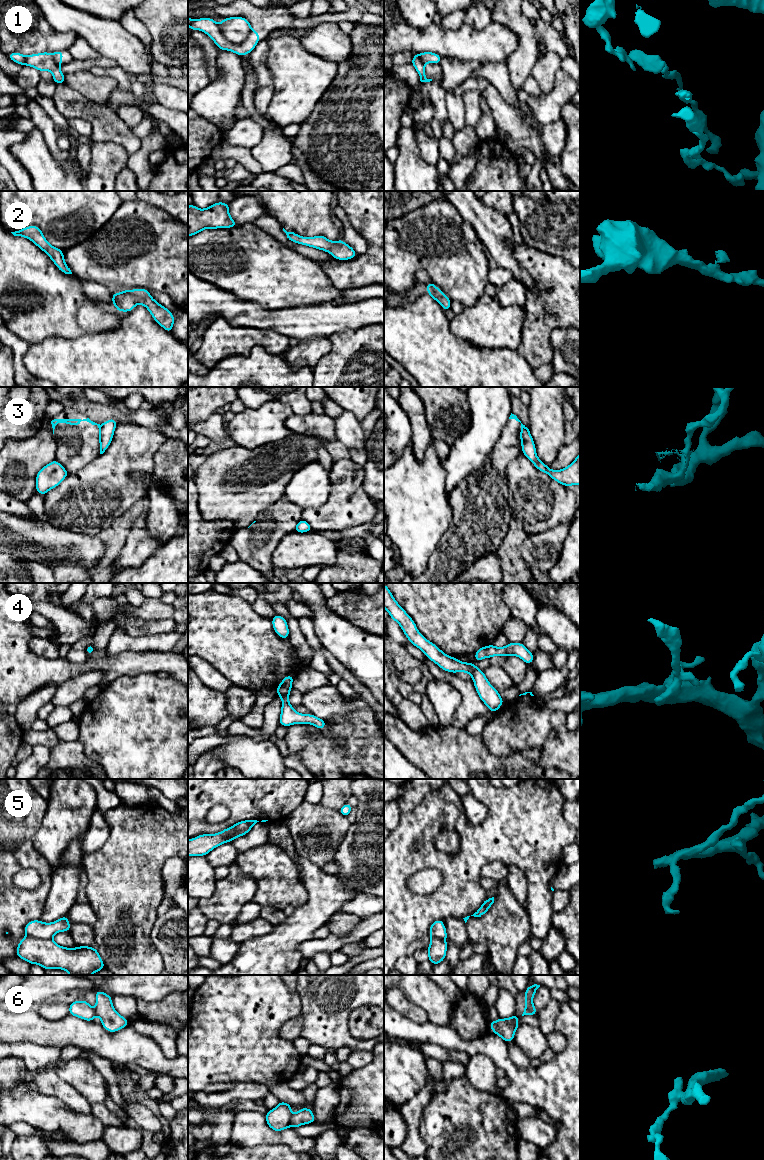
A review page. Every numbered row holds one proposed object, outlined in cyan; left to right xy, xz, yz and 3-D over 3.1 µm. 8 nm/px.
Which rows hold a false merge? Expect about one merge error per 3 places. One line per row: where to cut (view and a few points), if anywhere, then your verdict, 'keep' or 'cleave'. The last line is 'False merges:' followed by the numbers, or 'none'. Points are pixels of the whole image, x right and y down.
1: xz (218, 25), (221, 33), (234, 43), (240, 43), (251, 30) | cleave
2: no cut | keep
3: xy (101, 425), (99, 437) | cleave
4: no cut | keep
5: xy (27, 935), (51, 939) | cleave
6: xz (293, 1114), (289, 1124) | cleave
False merges: 1, 3, 5, 6

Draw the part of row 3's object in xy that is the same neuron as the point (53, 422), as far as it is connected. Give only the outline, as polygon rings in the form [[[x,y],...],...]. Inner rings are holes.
[[[50,418],[49,419],[49,423],[52,425],[52,428],[53,428],[53,434],[54,434],[54,429],[55,429],[55,426],[58,424],[58,423],[64,423],[66,425],[78,425],[80,424],[81,421],[87,421],[89,423],[91,423],[92,425],[97,425],[98,428],[99,428],[99,437],[100,437],[100,430],[101,430],[101,425],[100,424],[97,424],[93,421],[91,421],[89,418],[87,419],[53,419],[53,418]]]

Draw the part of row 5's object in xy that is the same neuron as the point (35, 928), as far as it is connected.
[[[65,915],[51,923],[45,923],[40,920],[32,920],[25,925],[24,931],[27,936],[38,939],[52,939],[58,932],[69,932],[70,927],[71,924],[68,921],[68,917]]]

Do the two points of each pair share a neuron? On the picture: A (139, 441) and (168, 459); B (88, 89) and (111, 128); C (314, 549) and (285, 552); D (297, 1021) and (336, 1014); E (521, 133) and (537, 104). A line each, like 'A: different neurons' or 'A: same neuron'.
A: different neurons
B: different neurons
C: same neuron
D: different neurons
E: different neurons

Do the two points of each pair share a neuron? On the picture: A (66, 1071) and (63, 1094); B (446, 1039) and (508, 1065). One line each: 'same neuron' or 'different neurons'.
A: different neurons
B: same neuron

